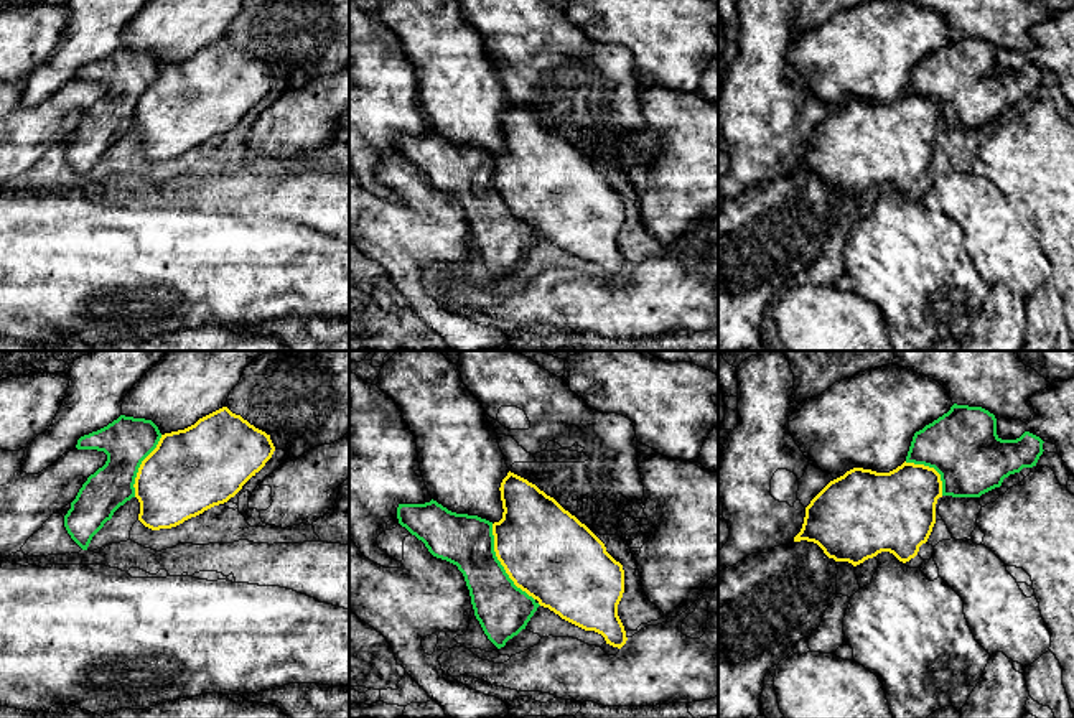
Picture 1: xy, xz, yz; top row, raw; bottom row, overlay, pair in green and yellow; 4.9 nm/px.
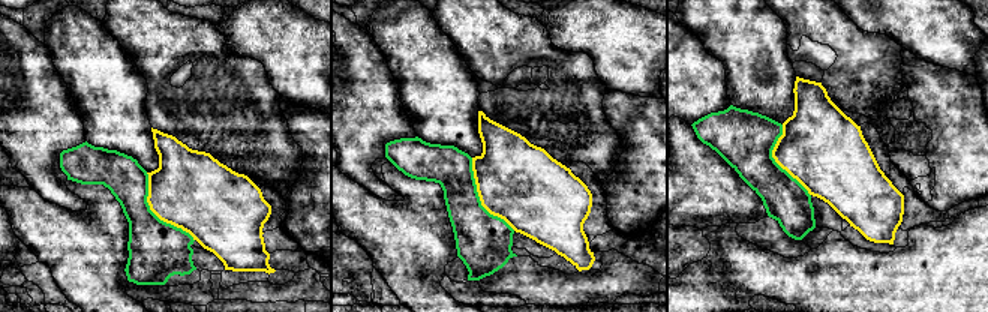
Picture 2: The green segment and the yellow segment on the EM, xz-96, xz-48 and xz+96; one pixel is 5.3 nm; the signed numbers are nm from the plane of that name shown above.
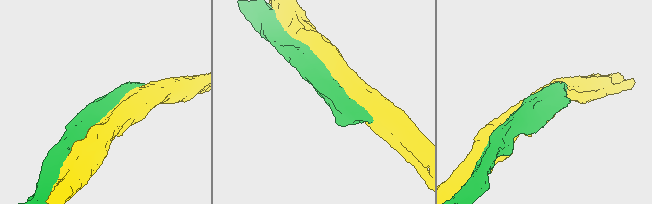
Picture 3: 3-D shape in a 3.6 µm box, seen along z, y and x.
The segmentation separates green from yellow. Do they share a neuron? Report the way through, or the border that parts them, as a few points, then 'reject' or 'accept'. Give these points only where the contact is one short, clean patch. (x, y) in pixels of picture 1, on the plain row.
reject

